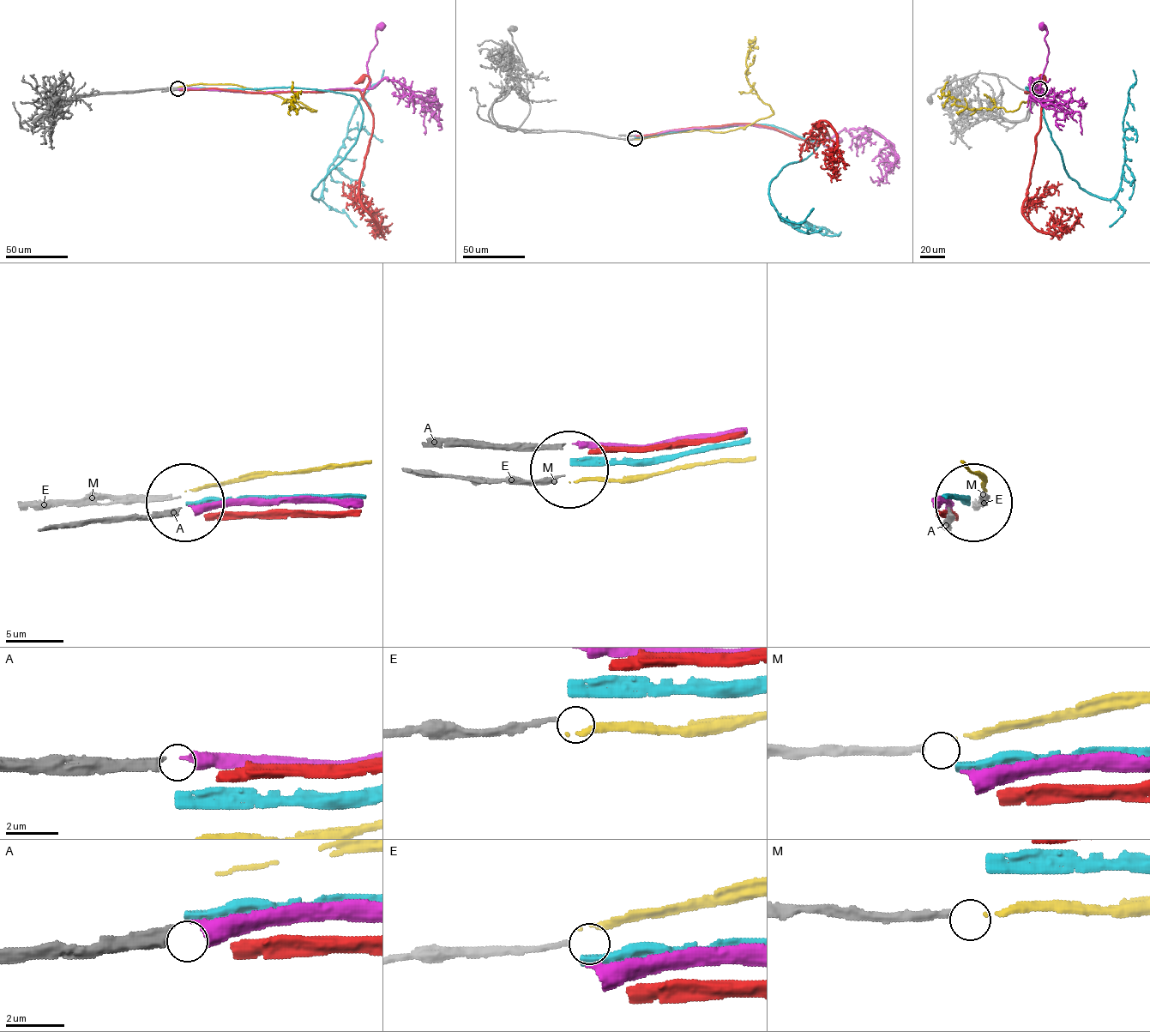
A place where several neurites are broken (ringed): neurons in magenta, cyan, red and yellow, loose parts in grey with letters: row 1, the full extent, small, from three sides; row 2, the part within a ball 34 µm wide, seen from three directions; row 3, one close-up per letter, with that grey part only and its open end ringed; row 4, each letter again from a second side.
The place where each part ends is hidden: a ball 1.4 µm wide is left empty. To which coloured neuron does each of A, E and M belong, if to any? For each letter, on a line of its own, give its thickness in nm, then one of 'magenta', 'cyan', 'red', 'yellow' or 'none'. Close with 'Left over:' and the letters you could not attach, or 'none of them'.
A: calibre 400 nm; magenta
E: calibre 180 nm; none
M: calibre 260 nm; yellow
Left over: E

